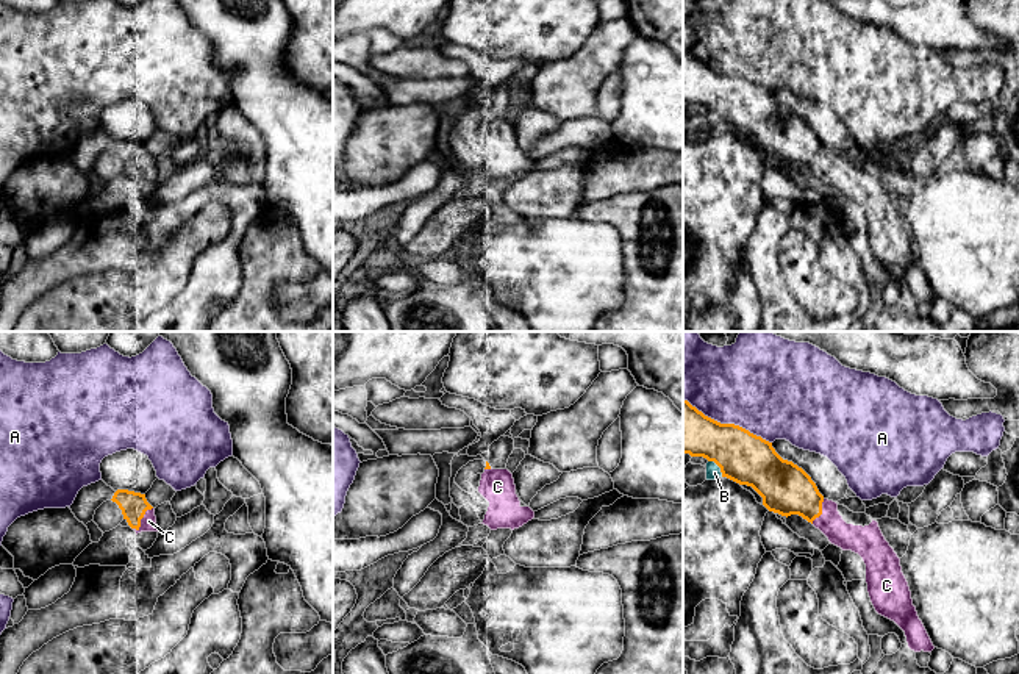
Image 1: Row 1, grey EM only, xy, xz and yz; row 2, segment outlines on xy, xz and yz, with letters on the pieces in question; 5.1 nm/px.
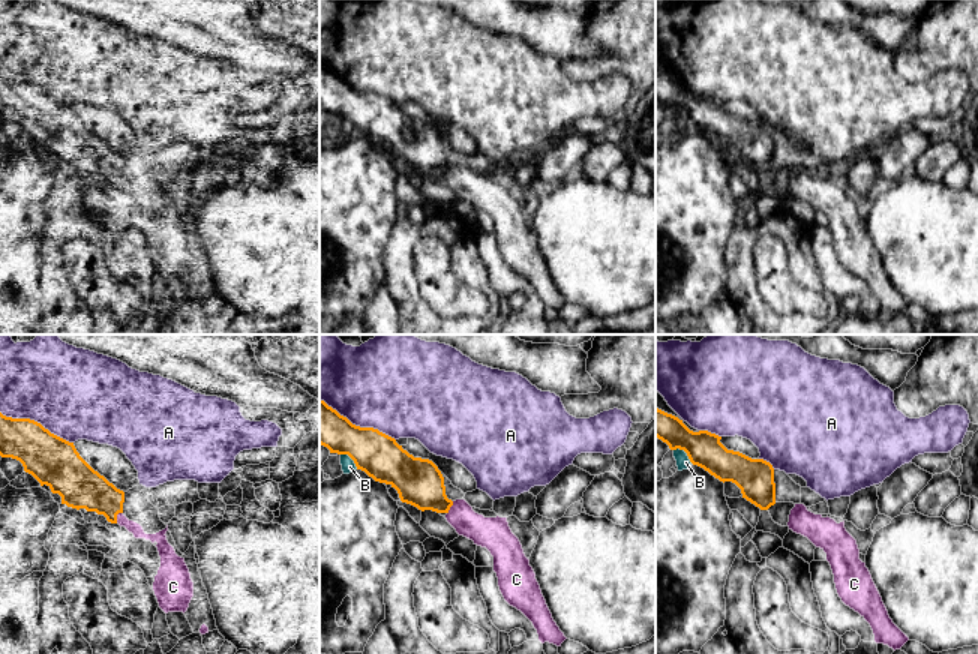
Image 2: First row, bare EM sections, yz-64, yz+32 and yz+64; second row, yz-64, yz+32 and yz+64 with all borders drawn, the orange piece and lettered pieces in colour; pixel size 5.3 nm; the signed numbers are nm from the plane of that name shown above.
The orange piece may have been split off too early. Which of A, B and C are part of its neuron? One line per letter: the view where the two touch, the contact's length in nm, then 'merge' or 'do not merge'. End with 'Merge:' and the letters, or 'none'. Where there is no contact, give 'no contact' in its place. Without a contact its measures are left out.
A: yz | 500 nm | do not merge
B: yz | 120 nm | do not merge
C: xy | 160 nm | merge
Merge: C

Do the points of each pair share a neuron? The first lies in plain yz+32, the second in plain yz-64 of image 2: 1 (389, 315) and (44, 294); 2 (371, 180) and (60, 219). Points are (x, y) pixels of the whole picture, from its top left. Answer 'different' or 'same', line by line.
1: same
2: different

